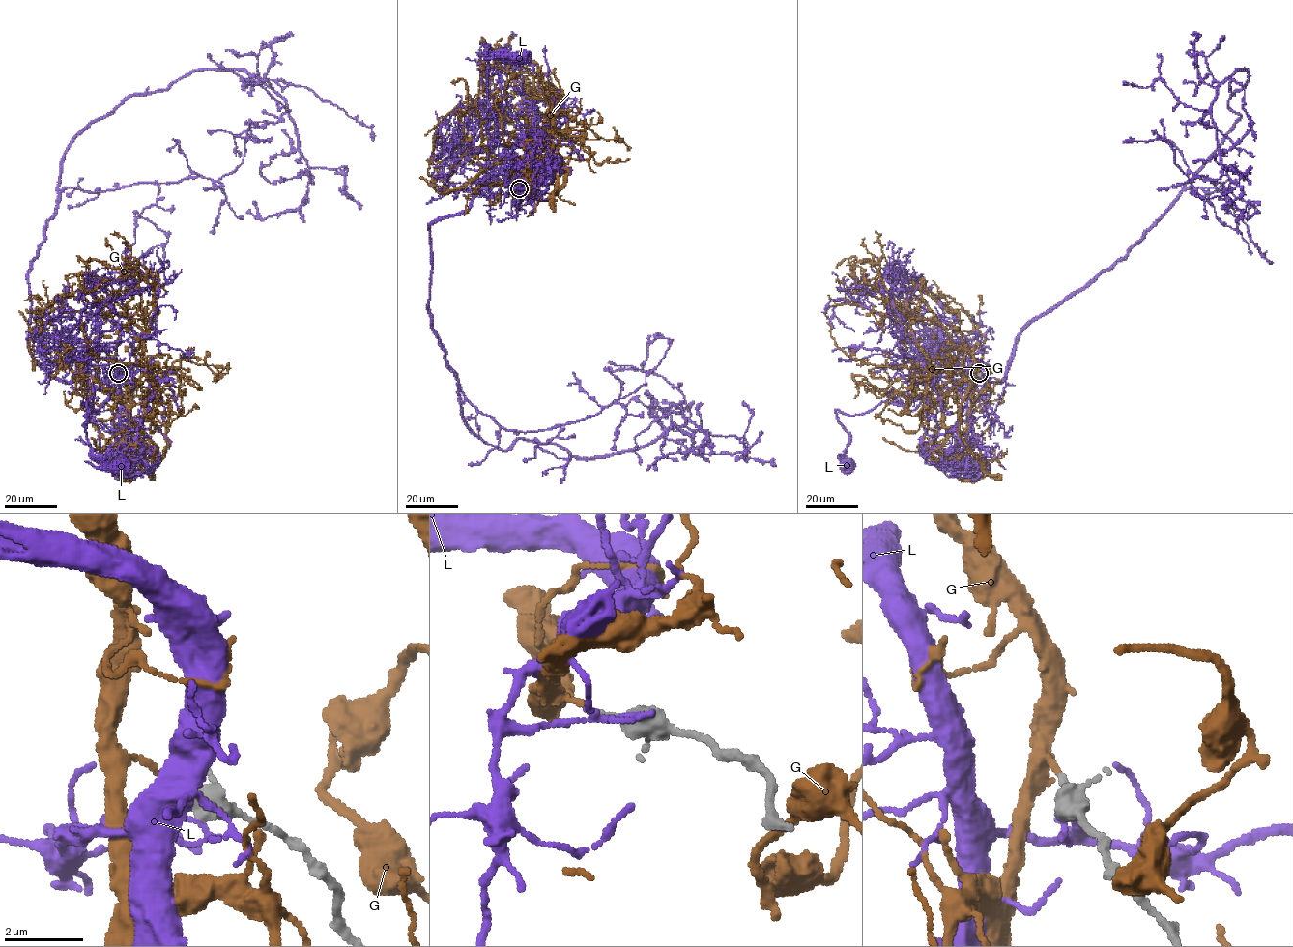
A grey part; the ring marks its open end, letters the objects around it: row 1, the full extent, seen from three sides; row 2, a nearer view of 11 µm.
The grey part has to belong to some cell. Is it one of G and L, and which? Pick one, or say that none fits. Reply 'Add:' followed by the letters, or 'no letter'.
Add: G

